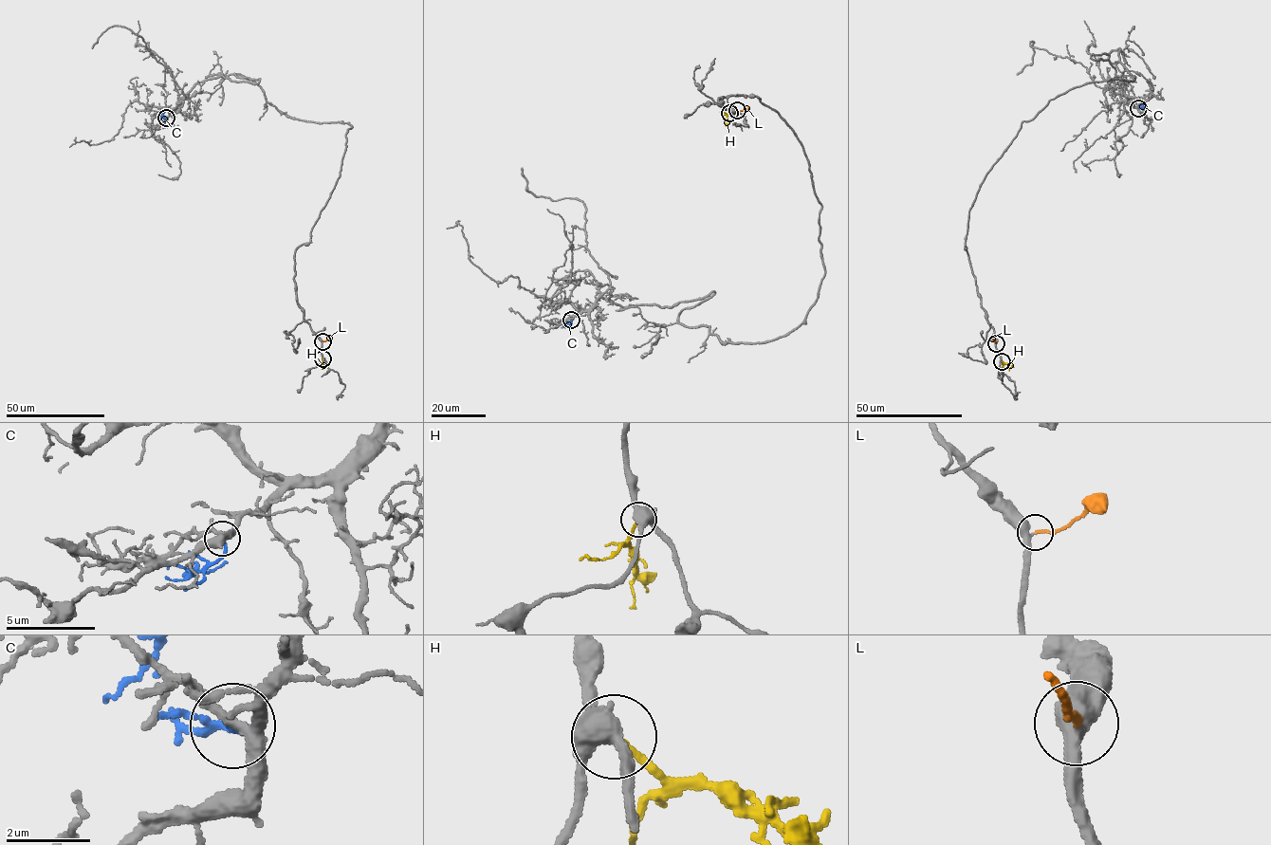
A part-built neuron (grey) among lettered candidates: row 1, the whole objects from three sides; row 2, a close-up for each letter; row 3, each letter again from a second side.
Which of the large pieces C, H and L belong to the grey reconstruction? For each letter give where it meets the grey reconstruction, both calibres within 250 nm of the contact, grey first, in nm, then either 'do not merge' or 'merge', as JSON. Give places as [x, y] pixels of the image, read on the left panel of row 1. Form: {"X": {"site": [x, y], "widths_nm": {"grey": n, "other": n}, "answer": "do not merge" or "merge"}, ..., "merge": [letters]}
{"C": {"site": [166, 118], "widths_nm": {"grey": 240, "other": 170}, "answer": "merge"}, "H": {"site": [322, 358], "widths_nm": {"grey": 480, "other": 190}, "answer": "do not merge"}, "L": {"site": [322, 341], "widths_nm": {"grey": 400, "other": 150}, "answer": "merge"}, "merge": ["C", "L"]}

